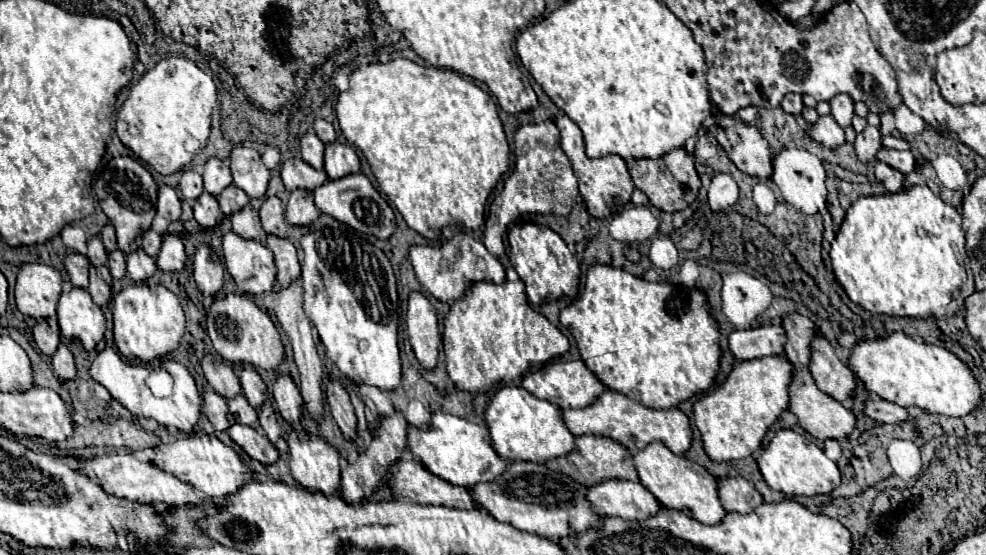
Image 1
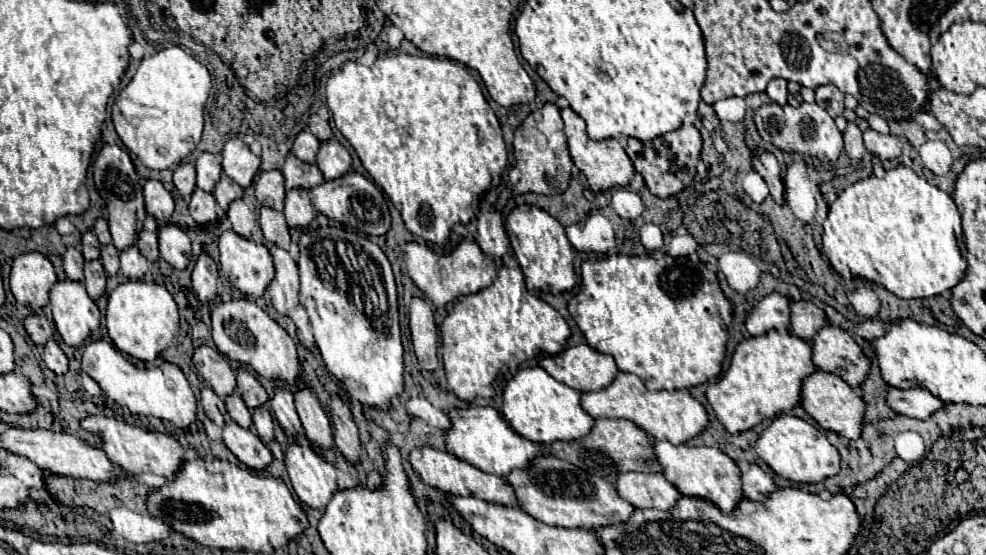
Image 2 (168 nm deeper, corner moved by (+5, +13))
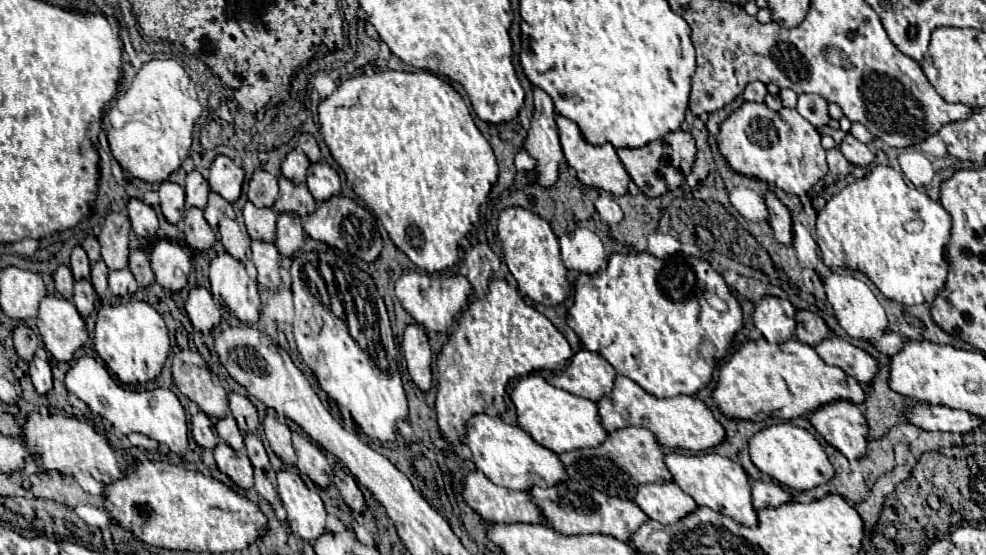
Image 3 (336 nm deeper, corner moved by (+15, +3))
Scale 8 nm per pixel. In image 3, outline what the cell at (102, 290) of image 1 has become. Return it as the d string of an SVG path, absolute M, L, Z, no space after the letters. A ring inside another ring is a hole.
M79 279L75 281L75 295L73 295L73 303L77 307L77 311L85 317L93 311L95 307L95 299L97 299L97 293L91 285L89 279Z

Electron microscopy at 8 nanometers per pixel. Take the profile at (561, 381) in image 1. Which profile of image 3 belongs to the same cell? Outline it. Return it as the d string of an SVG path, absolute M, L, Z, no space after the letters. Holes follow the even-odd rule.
M581 349L571 357L569 367L565 367L561 373L551 375L547 381L573 395L599 401L611 393L615 375L615 369L601 355Z

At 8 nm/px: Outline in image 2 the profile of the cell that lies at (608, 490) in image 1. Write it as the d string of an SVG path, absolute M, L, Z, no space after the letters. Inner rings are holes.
M627 473L619 475L615 485L619 495L637 509L655 507L669 511L683 497L679 489L665 479L663 473Z

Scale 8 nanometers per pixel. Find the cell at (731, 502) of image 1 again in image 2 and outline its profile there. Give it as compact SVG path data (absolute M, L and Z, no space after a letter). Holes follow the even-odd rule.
M751 465L747 473L743 473L743 493L747 499L763 501L767 495L777 491L771 475L767 475L759 465Z

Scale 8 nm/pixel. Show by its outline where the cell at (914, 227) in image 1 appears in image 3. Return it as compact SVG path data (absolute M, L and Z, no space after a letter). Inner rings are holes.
M877 165L867 177L847 185L817 215L817 245L823 253L823 263L827 267L849 267L851 271L861 269L875 287L887 297L903 305L933 303L937 293L947 281L947 261L945 247L951 235L951 215L943 209L939 201L929 199L915 187L903 181L903 175L893 167Z

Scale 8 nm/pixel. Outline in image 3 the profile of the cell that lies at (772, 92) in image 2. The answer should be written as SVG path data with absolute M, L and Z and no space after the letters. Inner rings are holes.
M761 81L749 83L745 87L745 91L743 91L743 99L745 101L753 101L753 103L763 103L765 101L765 95L767 95L767 87Z

